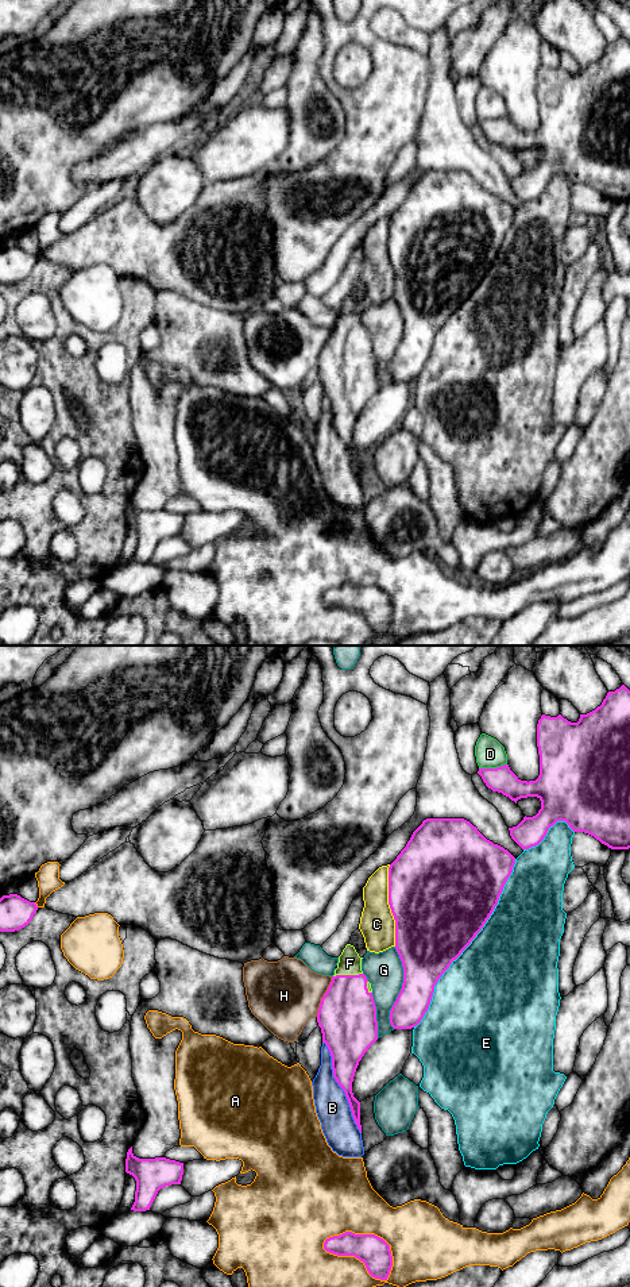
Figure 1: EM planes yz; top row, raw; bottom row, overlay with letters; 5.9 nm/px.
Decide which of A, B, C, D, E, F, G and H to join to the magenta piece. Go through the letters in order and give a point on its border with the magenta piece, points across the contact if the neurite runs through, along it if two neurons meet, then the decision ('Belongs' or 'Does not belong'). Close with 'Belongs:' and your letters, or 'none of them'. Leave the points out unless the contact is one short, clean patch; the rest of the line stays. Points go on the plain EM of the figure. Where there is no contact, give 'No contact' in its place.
A: Touches magenta at yz (355, 608). Does not belong
B: Touches magenta at yz (340, 438). Does not belong
C: Touches magenta at yz (389, 255). Does not belong
D: Touches magenta at yz (493, 120). Does not belong
E: Touches magenta at yz (470, 295). Does not belong
F: Touches magenta at yz (347, 327). Path across: yz (347, 368), (347, 327), (350, 315). Belongs
G: Touches magenta at yz (402, 339). Does not belong
H: Touches magenta at yz (323, 349). Does not belong
Belongs: F

